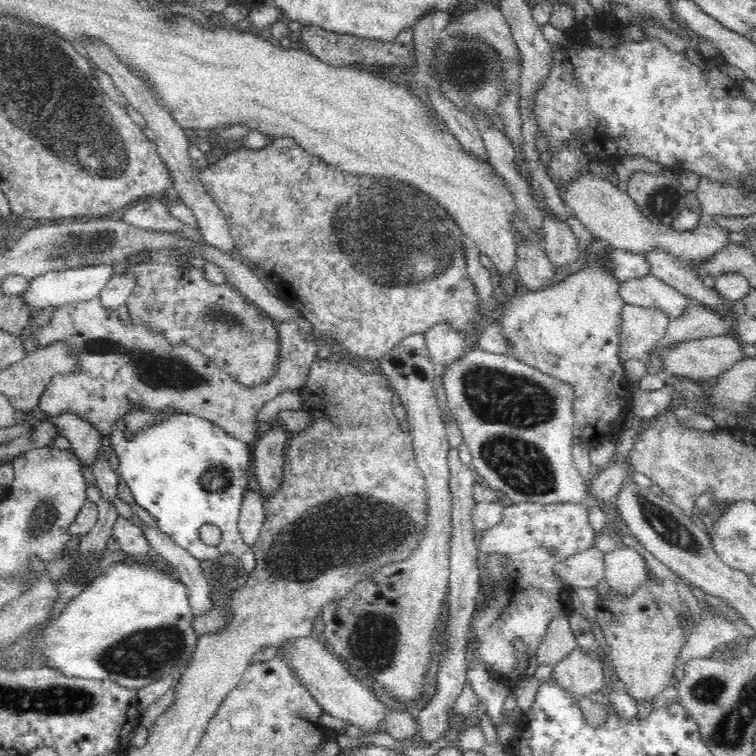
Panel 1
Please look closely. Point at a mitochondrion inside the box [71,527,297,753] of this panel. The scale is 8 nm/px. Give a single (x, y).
(143, 654)

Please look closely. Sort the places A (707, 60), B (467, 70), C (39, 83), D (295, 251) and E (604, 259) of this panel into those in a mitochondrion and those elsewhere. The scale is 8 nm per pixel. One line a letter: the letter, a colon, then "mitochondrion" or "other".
A: other
B: mitochondrion
C: mitochondrion
D: other
E: other

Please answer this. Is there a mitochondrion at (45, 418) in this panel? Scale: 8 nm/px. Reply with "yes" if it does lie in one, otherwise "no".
no

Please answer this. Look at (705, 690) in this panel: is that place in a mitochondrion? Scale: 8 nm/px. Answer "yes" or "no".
yes

